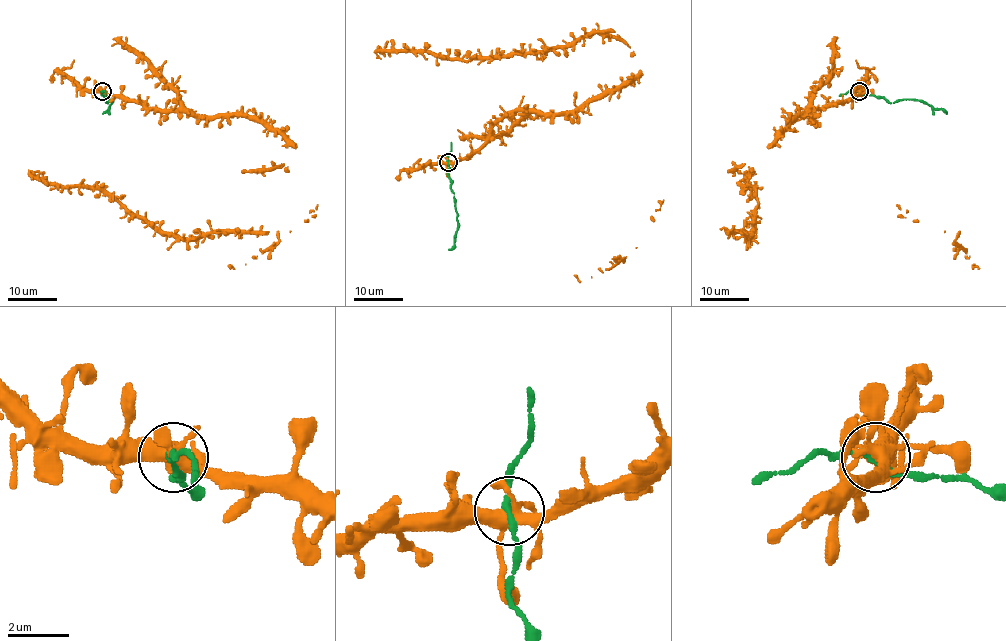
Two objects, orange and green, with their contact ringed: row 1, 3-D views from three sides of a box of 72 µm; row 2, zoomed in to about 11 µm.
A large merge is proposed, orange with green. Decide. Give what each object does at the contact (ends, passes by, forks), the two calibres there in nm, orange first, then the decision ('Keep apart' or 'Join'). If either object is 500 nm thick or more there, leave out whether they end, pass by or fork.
At the ring orange forks. At the ring green passes by. Thickness 400 nm (orange) against 200 nm. Keep apart

